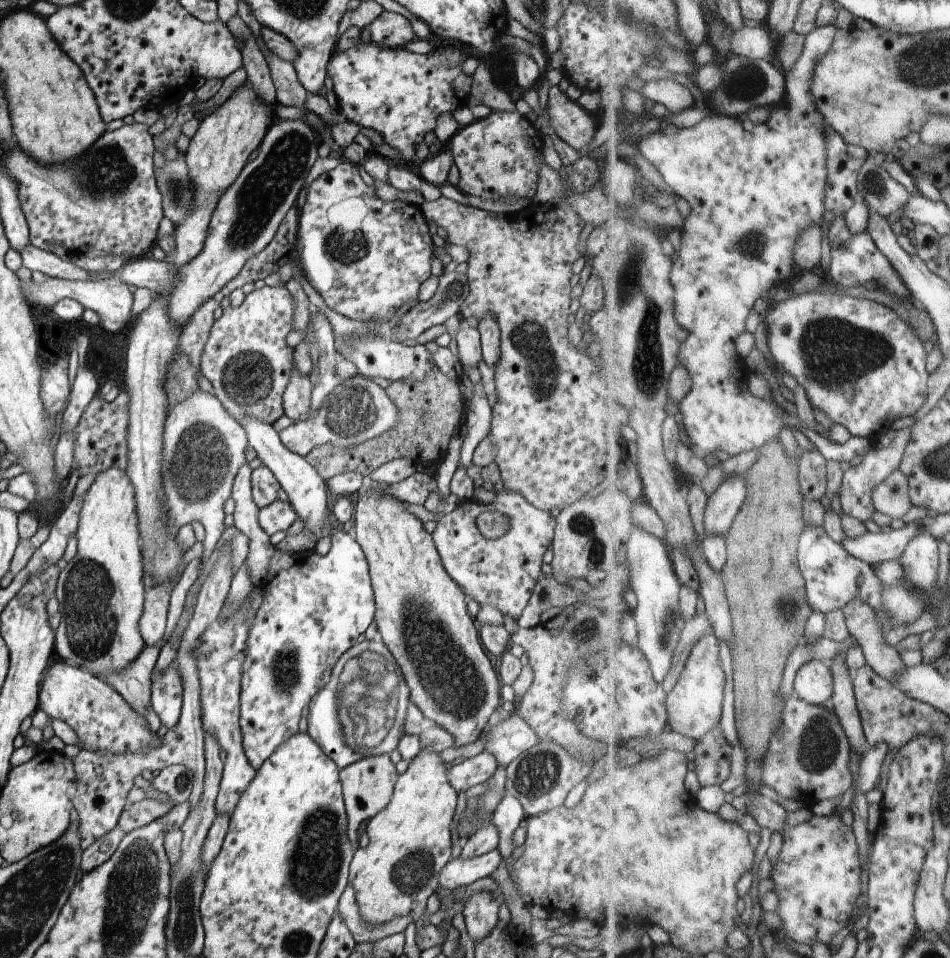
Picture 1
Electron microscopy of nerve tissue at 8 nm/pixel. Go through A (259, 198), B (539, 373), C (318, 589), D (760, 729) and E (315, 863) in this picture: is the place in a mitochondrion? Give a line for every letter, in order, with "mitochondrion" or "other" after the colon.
A: mitochondrion
B: mitochondrion
C: other
D: other
E: mitochondrion

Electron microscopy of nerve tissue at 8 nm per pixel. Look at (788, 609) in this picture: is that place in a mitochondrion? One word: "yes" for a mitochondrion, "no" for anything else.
yes

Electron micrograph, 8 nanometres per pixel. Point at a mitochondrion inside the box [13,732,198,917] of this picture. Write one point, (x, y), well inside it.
(139, 852)

